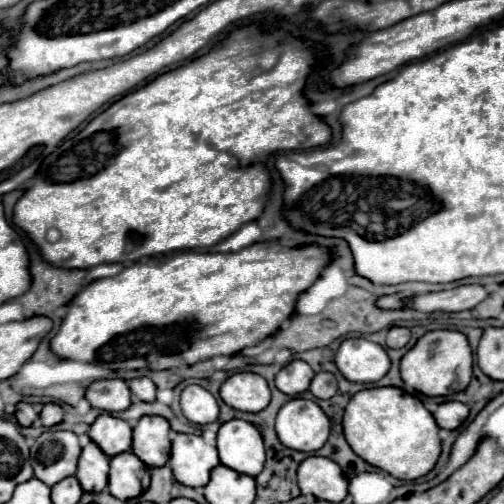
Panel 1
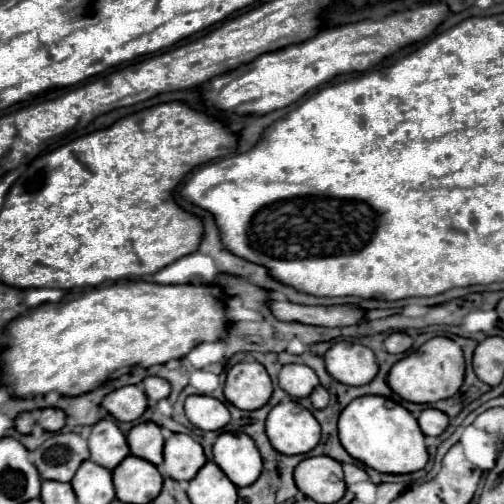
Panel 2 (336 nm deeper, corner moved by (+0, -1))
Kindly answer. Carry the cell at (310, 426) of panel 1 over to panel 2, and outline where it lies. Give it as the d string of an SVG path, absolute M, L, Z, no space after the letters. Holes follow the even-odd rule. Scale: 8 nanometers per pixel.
M285 401L267 415L267 437L283 455L309 453L321 439L321 425L311 411L295 401Z

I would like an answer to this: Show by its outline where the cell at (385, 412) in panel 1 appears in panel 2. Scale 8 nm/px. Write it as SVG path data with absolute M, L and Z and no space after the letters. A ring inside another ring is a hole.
M381 395L357 397L341 411L339 439L353 459L381 473L413 473L423 469L429 461L425 435L417 419L403 405Z

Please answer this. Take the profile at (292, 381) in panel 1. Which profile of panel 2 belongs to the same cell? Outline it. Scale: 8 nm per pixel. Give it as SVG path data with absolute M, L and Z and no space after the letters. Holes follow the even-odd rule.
M285 365L279 373L279 387L287 391L293 399L309 397L311 391L319 385L315 371L307 365Z

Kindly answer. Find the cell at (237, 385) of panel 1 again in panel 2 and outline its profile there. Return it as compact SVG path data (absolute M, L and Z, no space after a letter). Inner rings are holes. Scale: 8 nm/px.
M243 361L229 369L225 381L225 399L237 409L255 411L269 401L271 393L271 379L261 363Z

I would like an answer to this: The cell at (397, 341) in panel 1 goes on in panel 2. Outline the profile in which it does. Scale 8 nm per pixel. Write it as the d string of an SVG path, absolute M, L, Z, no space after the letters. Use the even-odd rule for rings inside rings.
M391 333L385 339L385 349L389 353L405 353L413 345L413 339L407 333Z

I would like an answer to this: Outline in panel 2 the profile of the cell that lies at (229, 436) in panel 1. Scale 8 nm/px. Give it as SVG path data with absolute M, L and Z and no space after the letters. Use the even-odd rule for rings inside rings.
M221 433L213 445L213 459L235 487L247 487L261 475L261 455L245 433Z

